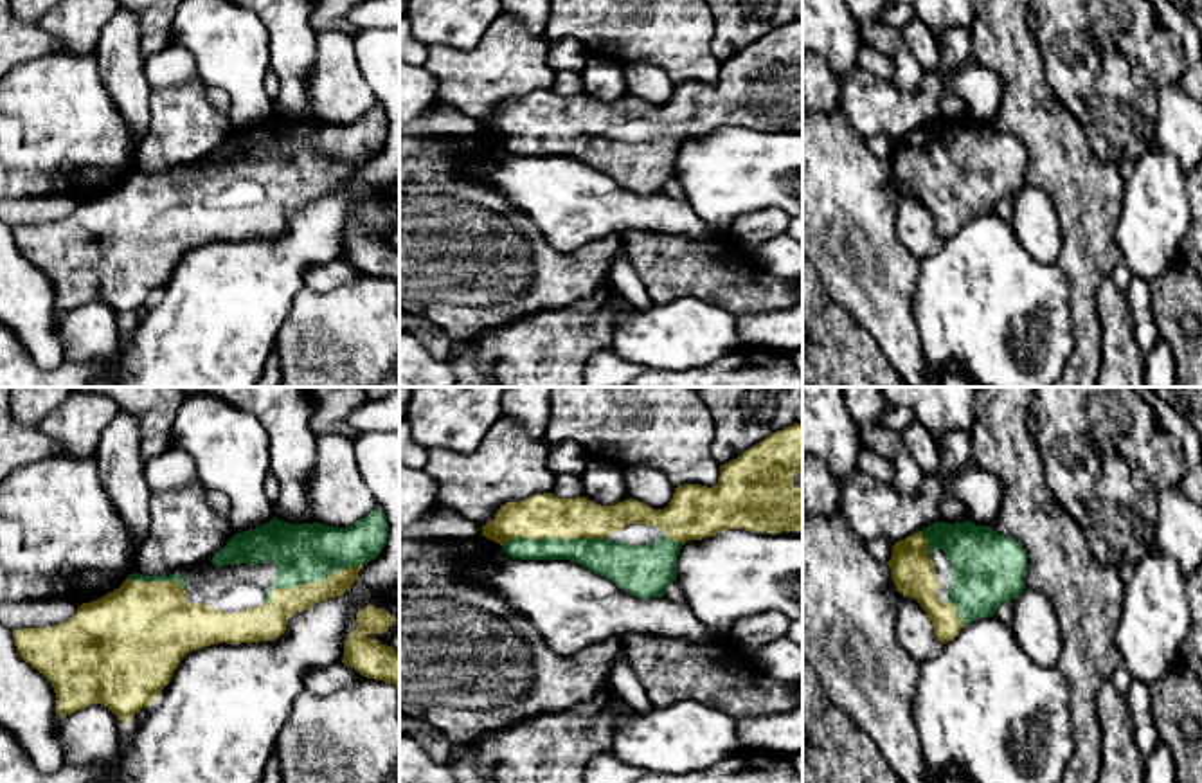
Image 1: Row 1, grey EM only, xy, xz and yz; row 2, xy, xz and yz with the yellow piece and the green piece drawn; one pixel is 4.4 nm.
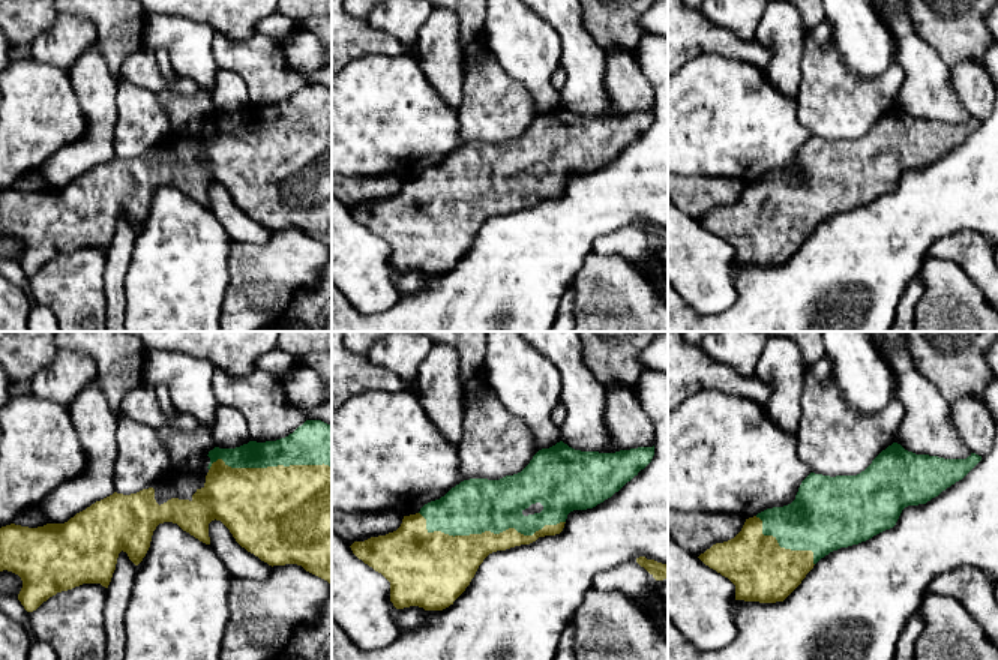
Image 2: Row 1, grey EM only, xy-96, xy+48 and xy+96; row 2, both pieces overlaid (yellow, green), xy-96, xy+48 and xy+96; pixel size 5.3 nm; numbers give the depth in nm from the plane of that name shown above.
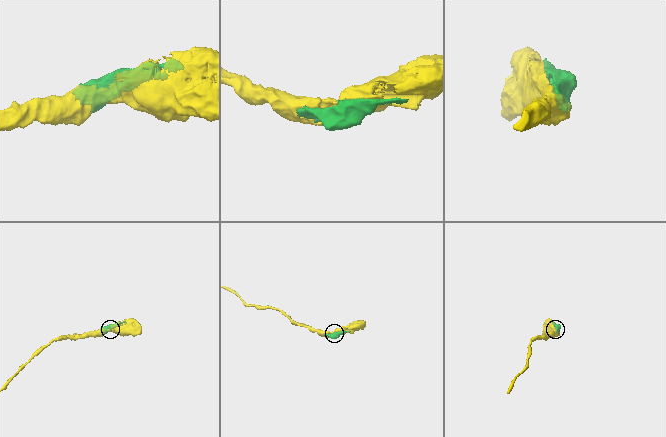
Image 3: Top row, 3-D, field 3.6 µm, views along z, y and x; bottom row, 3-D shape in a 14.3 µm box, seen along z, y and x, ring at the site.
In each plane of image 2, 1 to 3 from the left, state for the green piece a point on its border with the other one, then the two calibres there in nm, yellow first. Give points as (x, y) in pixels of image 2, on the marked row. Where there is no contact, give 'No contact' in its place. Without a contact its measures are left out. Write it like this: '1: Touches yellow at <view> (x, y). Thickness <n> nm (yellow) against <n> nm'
1: Touches yellow at xy-96 (267, 467). Thickness 500 nm (yellow) against 220 nm
2: Touches yellow at xy+48 (488, 531). Thickness 280 nm (yellow) against 300 nm
3: Touches yellow at xy+96 (784, 548). Thickness 320 nm (yellow) against 340 nm

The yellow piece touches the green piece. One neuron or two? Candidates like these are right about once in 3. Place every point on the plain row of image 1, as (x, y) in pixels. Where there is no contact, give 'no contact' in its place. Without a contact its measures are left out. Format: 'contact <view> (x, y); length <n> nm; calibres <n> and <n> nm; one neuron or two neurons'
contact xy (310, 180); length 480 nm; calibres 160 and 280 nm; one neuron

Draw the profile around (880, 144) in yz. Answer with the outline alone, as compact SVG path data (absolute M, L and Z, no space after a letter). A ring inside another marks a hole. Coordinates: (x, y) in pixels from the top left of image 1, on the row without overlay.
M880 133L875 137L867 139L867 148L878 157L887 160L893 153L893 139L889 139L887 135Z

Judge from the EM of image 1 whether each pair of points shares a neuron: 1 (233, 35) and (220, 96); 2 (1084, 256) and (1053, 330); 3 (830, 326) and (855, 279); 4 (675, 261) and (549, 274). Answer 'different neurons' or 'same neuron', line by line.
1: different neurons
2: different neurons
3: different neurons
4: different neurons

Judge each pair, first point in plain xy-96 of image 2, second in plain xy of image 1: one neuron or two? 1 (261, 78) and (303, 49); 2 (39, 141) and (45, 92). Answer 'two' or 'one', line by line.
1: two
2: one

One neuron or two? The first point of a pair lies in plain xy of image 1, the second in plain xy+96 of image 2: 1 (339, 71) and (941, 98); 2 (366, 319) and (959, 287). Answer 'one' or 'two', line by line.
1: two
2: one

